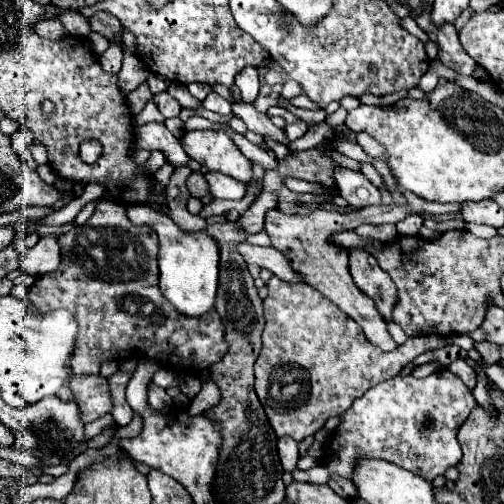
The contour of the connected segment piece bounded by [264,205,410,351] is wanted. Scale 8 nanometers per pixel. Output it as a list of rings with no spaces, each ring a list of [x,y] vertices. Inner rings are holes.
[[[376,205],[376,207],[366,207],[366,209],[350,209],[350,211],[324,211],[318,209],[306,217],[300,215],[284,215],[278,209],[270,209],[270,213],[266,213],[266,233],[270,235],[272,247],[276,247],[278,251],[282,251],[290,265],[302,273],[304,281],[308,285],[312,285],[314,289],[318,289],[326,299],[330,299],[338,309],[342,309],[348,317],[352,317],[354,321],[358,321],[358,325],[364,329],[366,339],[380,347],[382,351],[394,351],[398,345],[392,341],[386,323],[382,319],[382,315],[378,313],[374,301],[370,301],[370,297],[366,297],[352,281],[350,271],[348,271],[348,255],[340,253],[340,247],[328,245],[328,237],[338,233],[338,231],[348,231],[368,223],[368,221],[378,221],[378,223],[398,223],[402,221],[406,215],[410,215],[410,207],[398,207],[398,205]],[[296,241],[300,241],[300,251],[296,257]]]

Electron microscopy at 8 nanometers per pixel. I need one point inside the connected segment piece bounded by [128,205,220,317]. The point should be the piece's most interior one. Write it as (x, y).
(188, 260)

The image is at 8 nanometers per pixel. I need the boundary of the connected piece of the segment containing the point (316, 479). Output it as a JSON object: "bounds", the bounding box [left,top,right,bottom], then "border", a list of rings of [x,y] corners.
{"bounds":[292,369,478,483],"border":[[[448,369],[436,371],[426,379],[396,375],[368,389],[368,393],[358,397],[350,409],[342,413],[338,429],[332,433],[330,441],[324,447],[328,457],[324,463],[308,471],[294,469],[292,477],[294,481],[306,483],[326,483],[330,473],[352,479],[356,457],[368,455],[398,463],[402,469],[408,469],[422,479],[432,481],[460,461],[462,449],[458,445],[456,433],[476,405],[478,403],[466,385]]]}

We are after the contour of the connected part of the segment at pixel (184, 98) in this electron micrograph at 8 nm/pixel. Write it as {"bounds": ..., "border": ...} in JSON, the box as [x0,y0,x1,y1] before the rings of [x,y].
{"bounds":[168,85,200,109],"border":[[[170,85],[170,87],[168,87],[168,93],[170,93],[182,107],[188,107],[188,109],[200,107],[200,101],[194,99],[184,85]]]}

